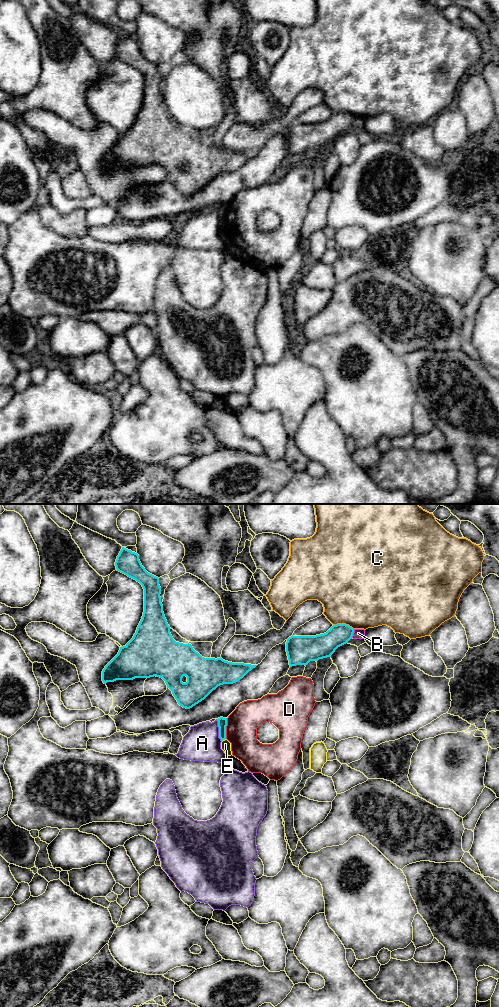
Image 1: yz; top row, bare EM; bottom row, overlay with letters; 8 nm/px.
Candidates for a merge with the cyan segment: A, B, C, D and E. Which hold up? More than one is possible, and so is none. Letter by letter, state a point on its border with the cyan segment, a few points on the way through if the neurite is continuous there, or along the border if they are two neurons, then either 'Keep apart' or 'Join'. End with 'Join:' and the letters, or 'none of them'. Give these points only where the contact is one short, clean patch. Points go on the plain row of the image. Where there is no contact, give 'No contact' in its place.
A: Touches cyan at yz (219, 218). Keep apart
B: Touches cyan at yz (353, 120). Keep apart
C: Touches cyan at yz (343, 112). Keep apart
D: Touches cyan at yz (225, 216). Keep apart
E: Touches cyan at yz (223, 227). Boundary: yz (225, 226), (222, 229). Keep apart
Join: none of them

